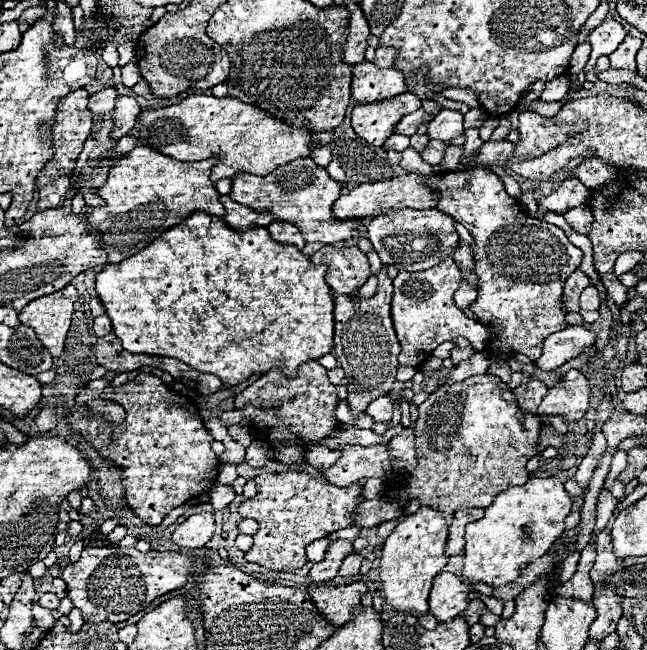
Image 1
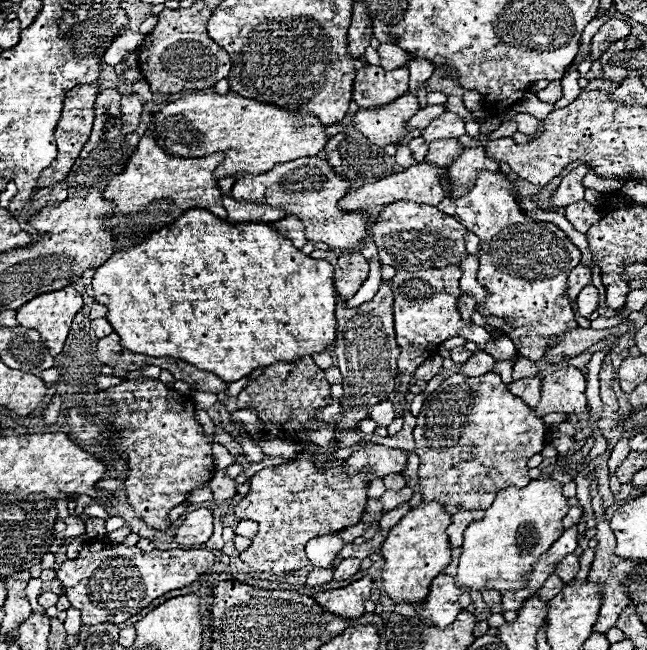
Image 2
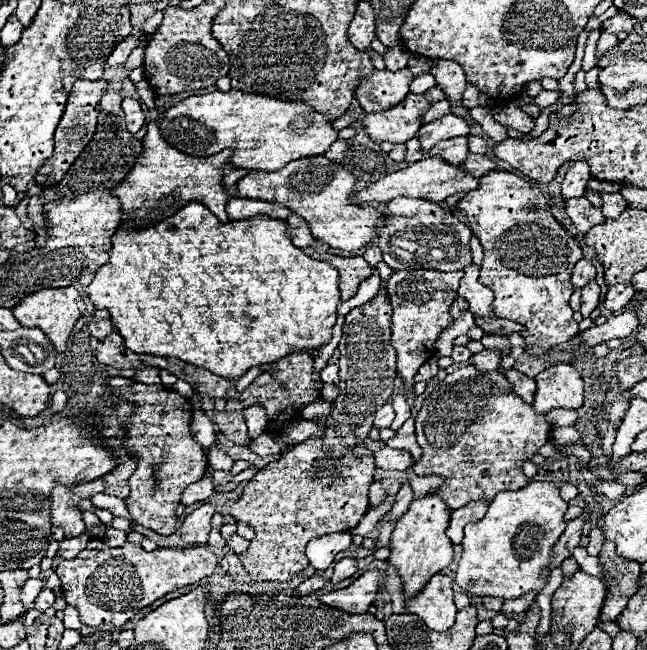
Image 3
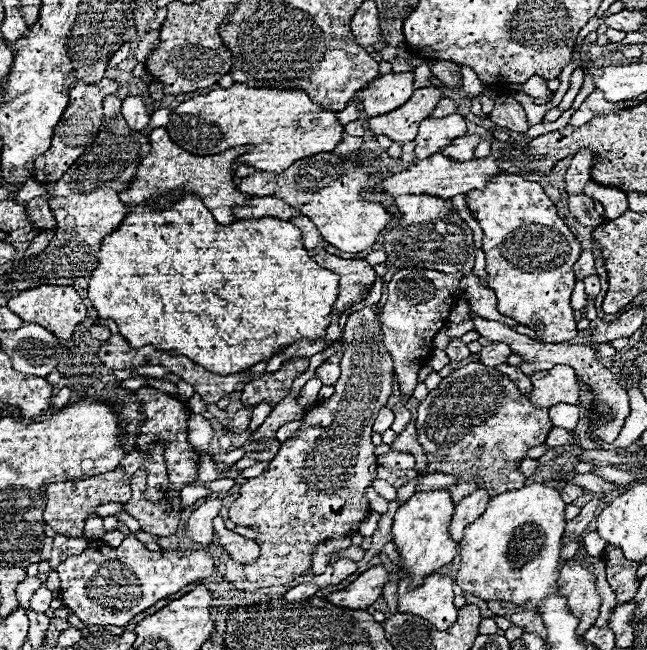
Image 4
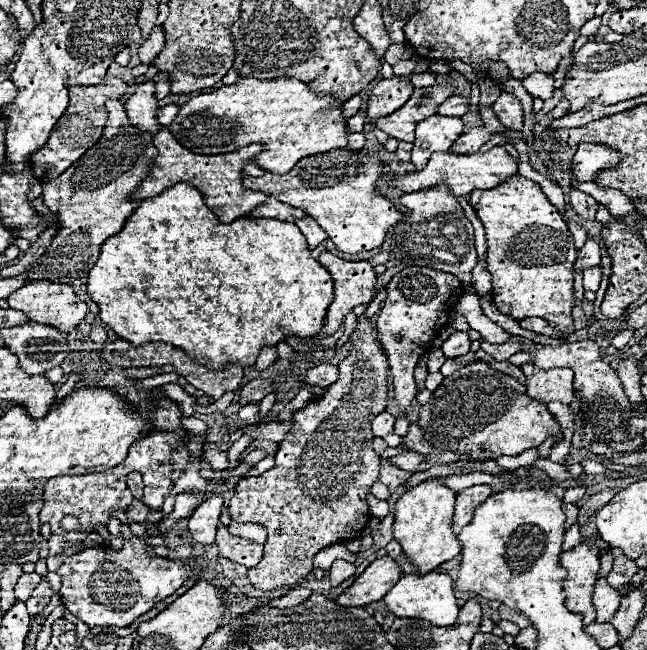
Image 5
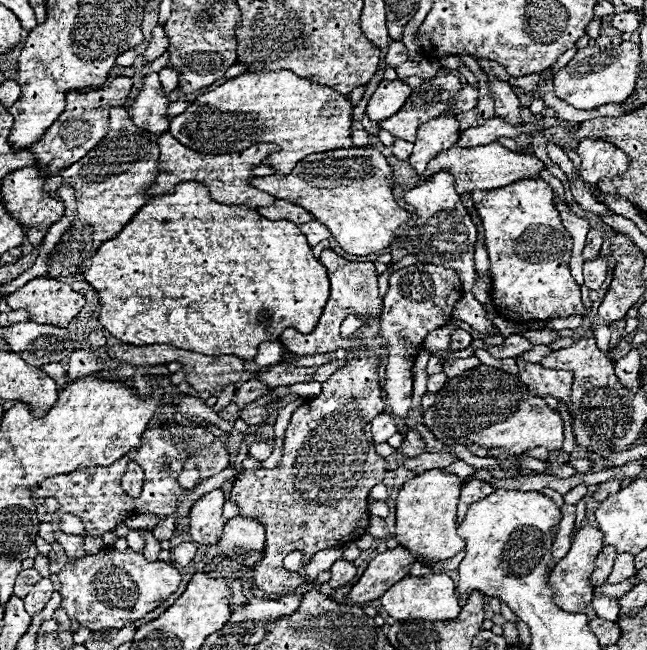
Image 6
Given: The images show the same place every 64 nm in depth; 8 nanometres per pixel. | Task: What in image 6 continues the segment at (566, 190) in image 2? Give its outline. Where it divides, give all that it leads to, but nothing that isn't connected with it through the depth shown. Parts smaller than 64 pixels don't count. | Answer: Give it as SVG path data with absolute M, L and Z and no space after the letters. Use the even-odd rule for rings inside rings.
M584 138L580 140L576 152L582 160L580 178L588 184L596 184L602 178L616 178L628 168L626 154L604 140Z

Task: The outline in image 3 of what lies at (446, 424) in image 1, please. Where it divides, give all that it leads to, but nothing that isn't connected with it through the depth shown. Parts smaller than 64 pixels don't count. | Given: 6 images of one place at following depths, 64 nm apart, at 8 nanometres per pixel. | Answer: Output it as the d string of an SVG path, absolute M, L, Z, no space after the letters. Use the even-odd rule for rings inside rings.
M464 366L448 374L424 400L420 412L416 414L416 440L422 448L422 456L416 462L416 474L436 474L444 478L444 484L430 490L430 494L444 498L450 510L458 510L460 506L466 506L474 500L486 500L490 504L494 500L494 494L502 490L516 490L518 486L528 484L528 478L522 472L522 464L548 442L550 428L552 426L544 420L544 414L536 414L530 404L512 392L510 382L504 378L504 374L498 370L478 372L474 366Z

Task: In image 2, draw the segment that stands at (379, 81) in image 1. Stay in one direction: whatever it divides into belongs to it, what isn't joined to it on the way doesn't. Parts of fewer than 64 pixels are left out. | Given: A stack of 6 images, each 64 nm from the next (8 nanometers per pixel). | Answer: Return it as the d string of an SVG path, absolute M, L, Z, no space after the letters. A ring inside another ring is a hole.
M366 64L356 72L352 100L360 108L374 108L392 102L408 92L408 68L384 70Z

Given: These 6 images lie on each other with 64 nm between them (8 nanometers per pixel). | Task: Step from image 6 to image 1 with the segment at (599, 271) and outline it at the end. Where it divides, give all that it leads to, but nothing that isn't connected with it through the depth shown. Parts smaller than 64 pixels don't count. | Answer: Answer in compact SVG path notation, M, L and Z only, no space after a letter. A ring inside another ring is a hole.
M594 286L584 288L584 292L580 294L580 306L582 310L598 310L600 300L598 300L598 290Z

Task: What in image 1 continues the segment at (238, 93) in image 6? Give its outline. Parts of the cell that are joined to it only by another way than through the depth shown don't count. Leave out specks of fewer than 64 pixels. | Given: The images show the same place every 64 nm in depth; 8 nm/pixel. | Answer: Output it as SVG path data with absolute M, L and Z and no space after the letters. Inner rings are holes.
M204 94L190 96L174 106L142 110L138 114L138 124L130 134L138 136L138 144L144 144L176 160L198 162L216 156L218 162L210 174L212 182L232 178L242 170L256 176L266 176L278 166L290 164L298 158L308 158L308 154L312 154L310 142L314 138L314 134L308 130L278 122L278 118L240 100L230 96L214 98Z

